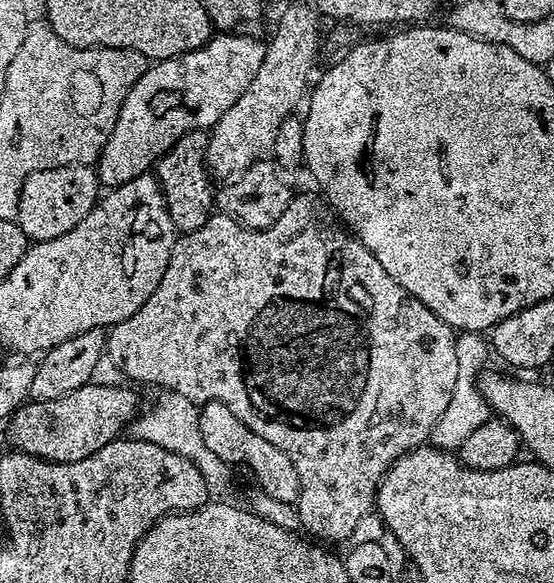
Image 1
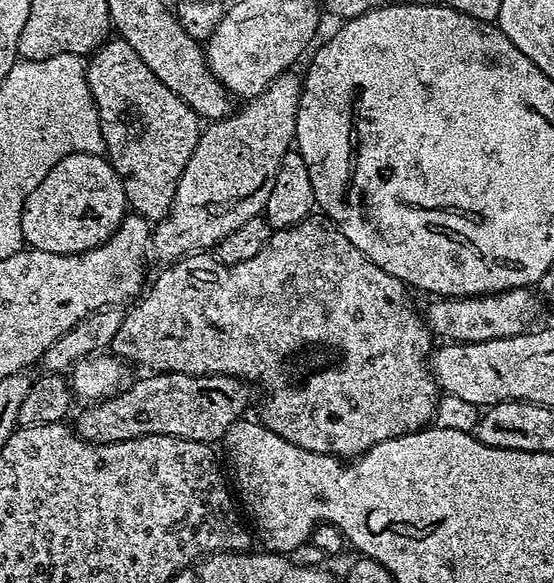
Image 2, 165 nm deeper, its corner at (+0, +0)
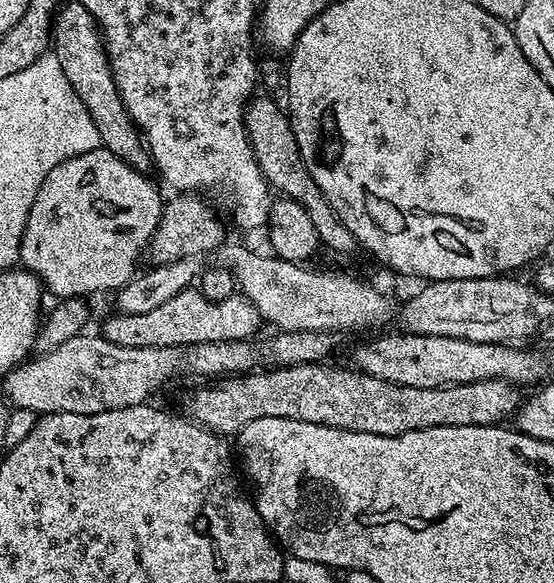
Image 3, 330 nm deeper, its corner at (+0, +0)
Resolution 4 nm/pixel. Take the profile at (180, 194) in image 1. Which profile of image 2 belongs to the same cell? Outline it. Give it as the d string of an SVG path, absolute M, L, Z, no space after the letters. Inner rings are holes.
M109 38L87 57L88 89L100 110L104 152L124 187L128 208L149 222L168 219L178 178L200 141L202 119L164 86L150 67L119 38Z

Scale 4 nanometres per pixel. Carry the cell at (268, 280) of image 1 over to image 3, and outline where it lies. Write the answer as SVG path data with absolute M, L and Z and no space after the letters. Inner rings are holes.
M195 287L186 288L174 294L162 306L146 314L126 314L120 312L105 322L102 334L114 346L134 346L135 348L161 348L175 344L205 344L219 340L247 340L255 337L262 327L258 310L243 294L225 300L211 300L203 296Z

